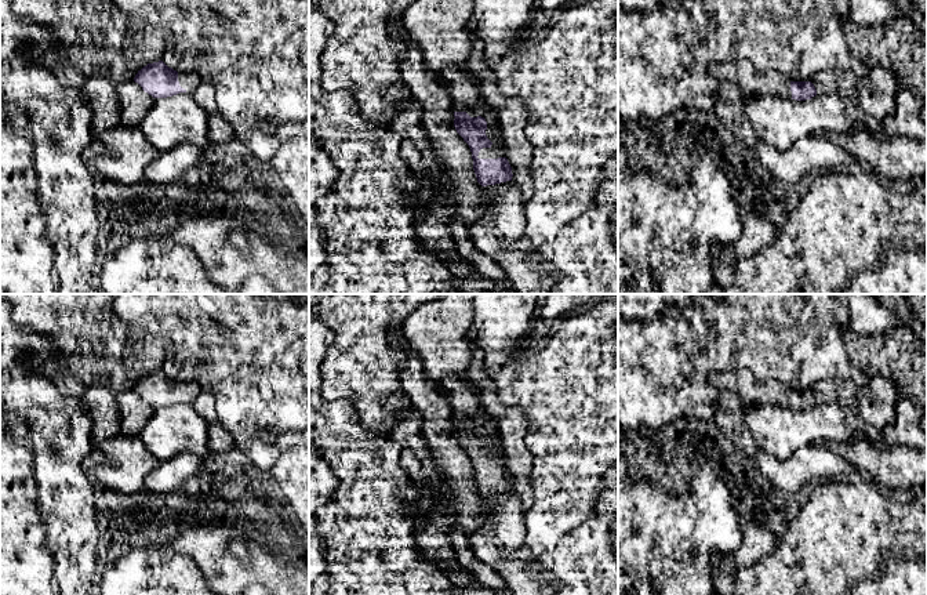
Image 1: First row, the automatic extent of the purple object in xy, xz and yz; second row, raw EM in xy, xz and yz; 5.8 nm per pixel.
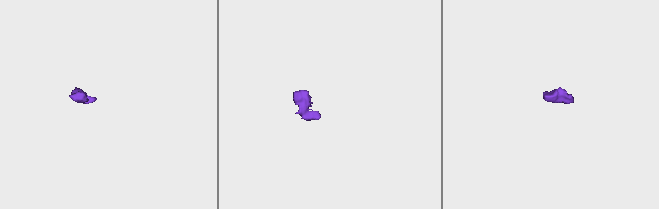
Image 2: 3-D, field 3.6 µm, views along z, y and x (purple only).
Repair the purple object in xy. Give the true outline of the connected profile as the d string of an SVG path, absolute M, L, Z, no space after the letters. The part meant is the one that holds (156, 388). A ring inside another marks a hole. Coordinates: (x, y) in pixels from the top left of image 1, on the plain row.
M163 370L143 375L135 384L134 391L153 407L167 407L179 402L193 403L203 392L196 380L178 382Z

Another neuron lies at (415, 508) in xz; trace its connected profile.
M418 490L417 496L411 500L404 501L406 504L406 515L410 518L410 522L414 529L414 537L417 538L421 523L423 522L423 516L432 508L432 500L423 494L423 491Z

